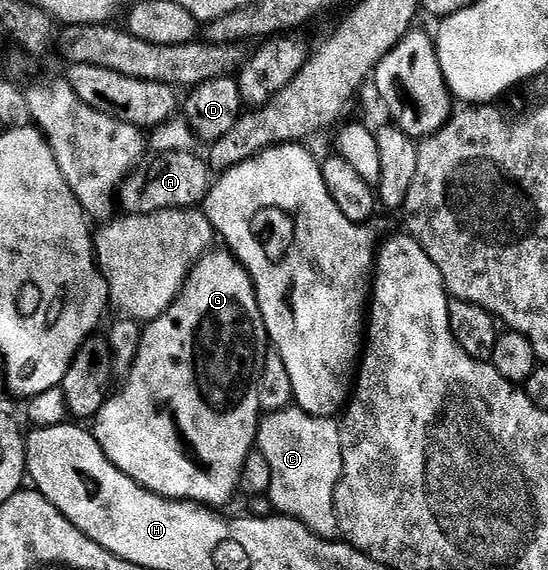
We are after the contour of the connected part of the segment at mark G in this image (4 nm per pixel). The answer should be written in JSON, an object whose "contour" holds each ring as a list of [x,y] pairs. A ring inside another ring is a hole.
{"contour":[[[213,249],[205,254],[190,271],[184,287],[180,289],[180,295],[173,300],[167,312],[143,327],[136,359],[132,369],[126,375],[128,383],[125,384],[124,390],[117,389],[109,397],[108,403],[96,413],[90,426],[91,432],[110,461],[119,470],[126,472],[126,476],[130,476],[130,480],[134,480],[142,488],[163,498],[174,498],[177,502],[198,502],[201,506],[209,508],[224,508],[220,506],[226,505],[231,500],[232,493],[234,495],[237,493],[242,464],[256,446],[256,431],[260,429],[262,417],[258,404],[258,380],[262,376],[262,368],[269,349],[268,333],[266,324],[262,320],[262,312],[258,308],[256,289],[243,264],[227,249]]]}

